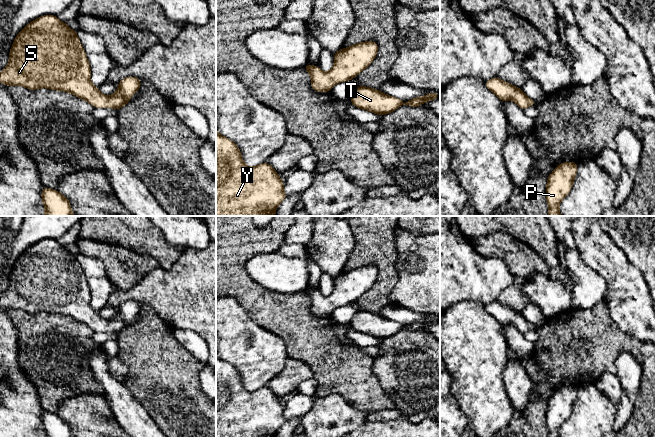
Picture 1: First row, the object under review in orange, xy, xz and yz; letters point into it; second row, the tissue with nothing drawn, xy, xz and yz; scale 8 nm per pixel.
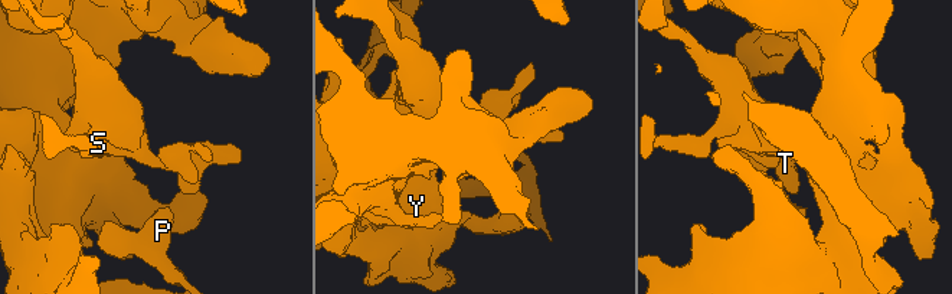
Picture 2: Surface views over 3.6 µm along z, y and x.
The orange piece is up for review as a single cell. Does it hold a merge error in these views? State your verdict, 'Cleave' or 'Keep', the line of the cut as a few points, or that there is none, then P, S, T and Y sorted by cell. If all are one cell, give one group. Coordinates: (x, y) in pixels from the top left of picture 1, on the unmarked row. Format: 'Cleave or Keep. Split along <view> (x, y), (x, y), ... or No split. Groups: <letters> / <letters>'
Keep. No split. Groups: P S T Y

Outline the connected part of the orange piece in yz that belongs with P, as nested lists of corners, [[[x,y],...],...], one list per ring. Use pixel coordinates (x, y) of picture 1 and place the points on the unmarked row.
[[[563,386],[547,401],[546,425],[549,437],[560,437],[559,428],[572,412],[577,389],[576,386]]]

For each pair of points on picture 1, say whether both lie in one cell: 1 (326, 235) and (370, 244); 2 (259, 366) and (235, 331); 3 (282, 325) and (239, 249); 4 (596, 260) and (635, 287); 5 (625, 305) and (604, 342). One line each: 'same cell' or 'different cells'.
1: different cells
2: same cell
3: same cell
4: same cell
5: different cells

